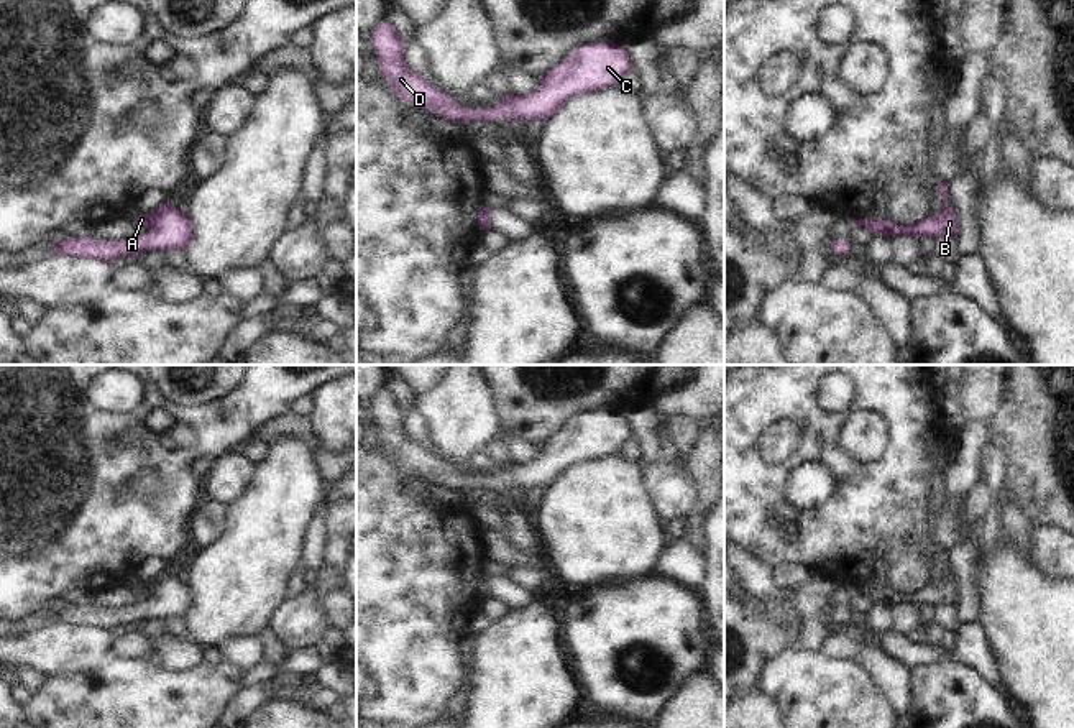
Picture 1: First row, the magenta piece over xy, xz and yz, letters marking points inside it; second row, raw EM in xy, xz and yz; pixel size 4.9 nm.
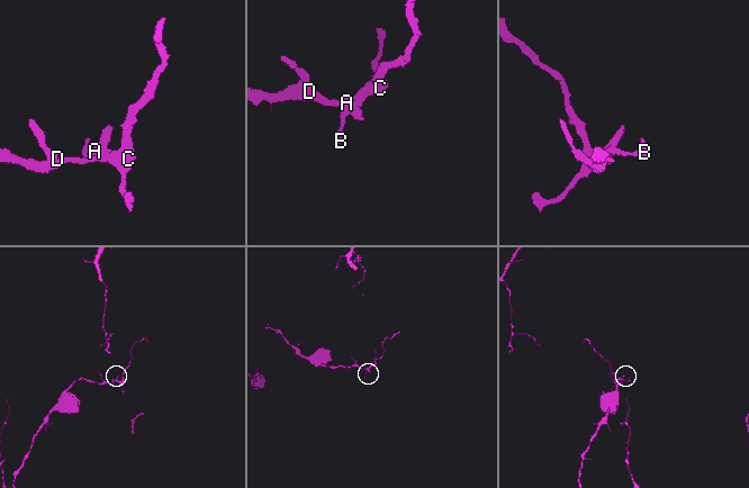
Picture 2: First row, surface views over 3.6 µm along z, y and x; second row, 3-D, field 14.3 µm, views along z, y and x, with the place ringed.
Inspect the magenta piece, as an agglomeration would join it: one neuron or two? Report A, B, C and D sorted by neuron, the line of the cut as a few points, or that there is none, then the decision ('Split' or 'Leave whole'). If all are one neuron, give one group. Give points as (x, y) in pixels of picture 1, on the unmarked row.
Groups: A B C D. No split. Leave whole.

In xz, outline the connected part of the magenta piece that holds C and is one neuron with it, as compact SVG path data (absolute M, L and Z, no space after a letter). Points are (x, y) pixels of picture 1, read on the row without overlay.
M383 389L369 406L378 432L389 449L389 457L404 470L425 480L438 481L450 490L466 493L470 488L496 490L498 486L521 491L544 486L548 490L571 465L598 460L626 449L634 437L624 414L613 409L588 411L573 417L553 435L529 463L509 462L494 470L493 477L468 477L455 470L435 454L411 440L404 427L404 411L397 398Z

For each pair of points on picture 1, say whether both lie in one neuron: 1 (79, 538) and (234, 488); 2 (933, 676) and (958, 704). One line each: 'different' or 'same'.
1: different
2: same

